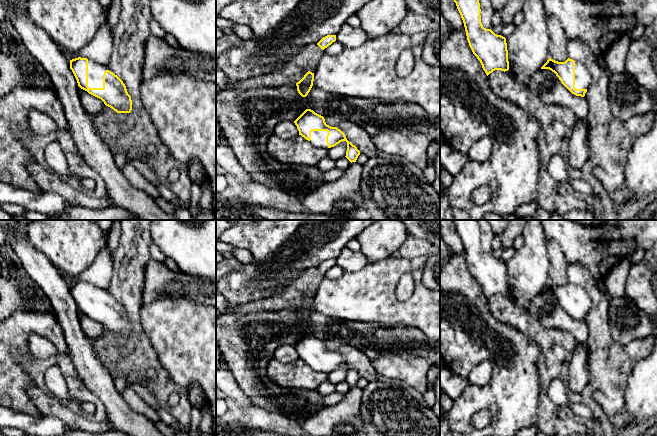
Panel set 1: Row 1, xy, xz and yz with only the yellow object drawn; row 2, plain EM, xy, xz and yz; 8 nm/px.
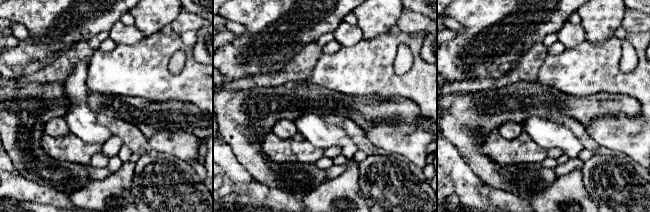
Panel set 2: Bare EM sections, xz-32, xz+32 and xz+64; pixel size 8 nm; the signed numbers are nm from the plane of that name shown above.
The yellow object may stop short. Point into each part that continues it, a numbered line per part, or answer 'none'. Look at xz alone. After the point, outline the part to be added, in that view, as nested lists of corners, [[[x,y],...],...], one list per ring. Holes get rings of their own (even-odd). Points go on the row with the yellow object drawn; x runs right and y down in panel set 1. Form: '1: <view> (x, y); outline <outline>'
1: xz (318, 138); outline [[[312,131],[309,142],[315,147],[329,149],[326,143],[327,134],[327,131]]]

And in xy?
1: xy (95, 71); outline [[[88,59],[88,87],[103,88],[103,75],[106,70],[108,70],[106,66]]]

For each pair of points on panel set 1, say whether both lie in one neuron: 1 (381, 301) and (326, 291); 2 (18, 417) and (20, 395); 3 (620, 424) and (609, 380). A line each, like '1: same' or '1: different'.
1: same
2: different
3: same

